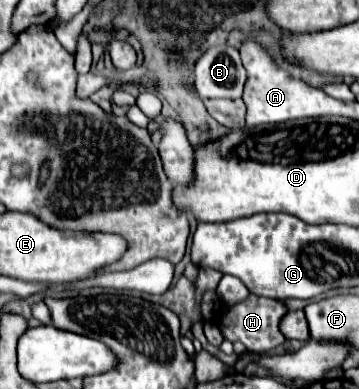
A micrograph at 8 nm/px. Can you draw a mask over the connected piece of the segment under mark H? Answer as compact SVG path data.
M250 294L244 302L236 304L234 308L226 308L226 310L220 308L220 324L218 326L222 328L222 334L230 342L240 340L250 352L270 352L284 342L284 336L278 328L284 314L286 314L286 306L280 300Z

